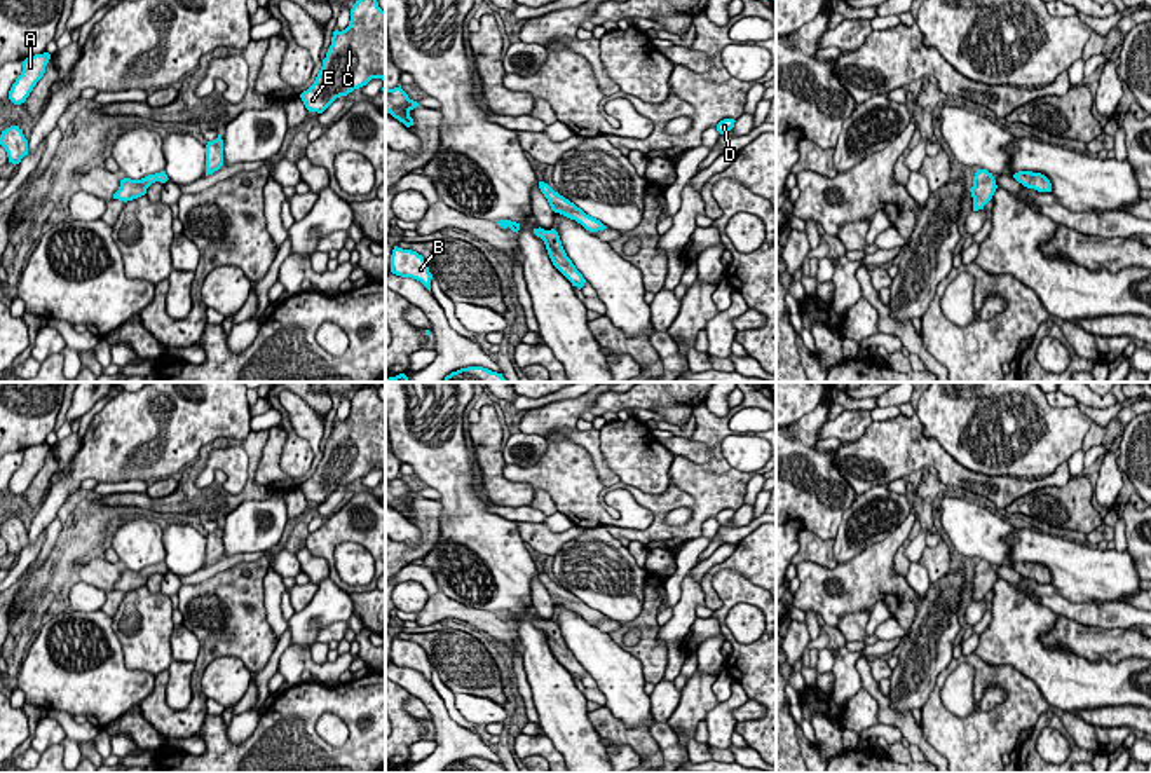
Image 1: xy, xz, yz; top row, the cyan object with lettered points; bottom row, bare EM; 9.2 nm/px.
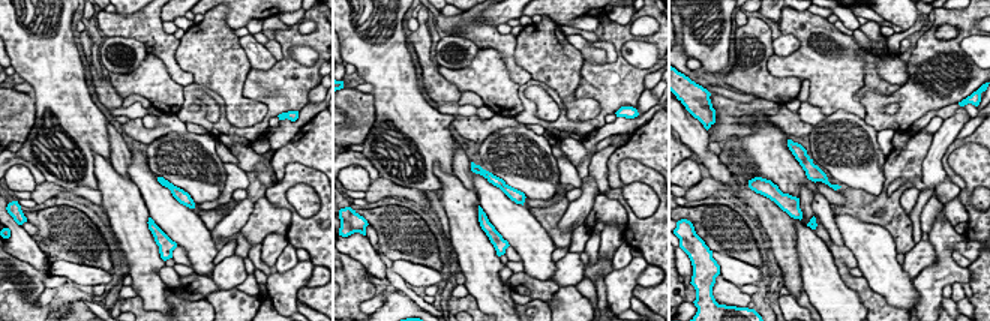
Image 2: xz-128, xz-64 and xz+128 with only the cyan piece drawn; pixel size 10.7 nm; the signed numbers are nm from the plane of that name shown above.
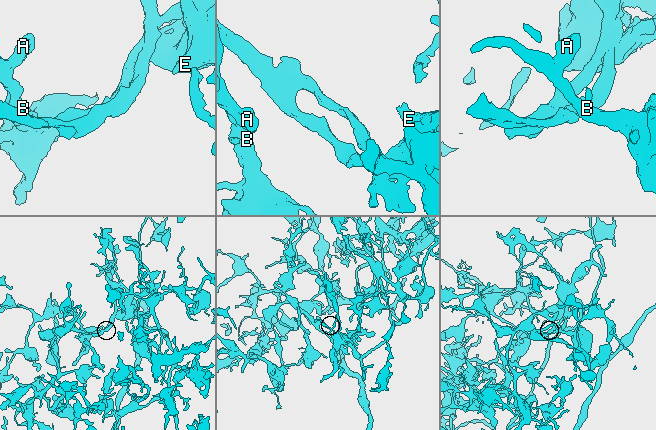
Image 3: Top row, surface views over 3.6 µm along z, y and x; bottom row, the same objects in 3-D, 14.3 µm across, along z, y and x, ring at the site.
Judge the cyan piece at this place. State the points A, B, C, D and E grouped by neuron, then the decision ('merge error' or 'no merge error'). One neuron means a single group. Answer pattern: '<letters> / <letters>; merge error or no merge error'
A B C D E; no merge error

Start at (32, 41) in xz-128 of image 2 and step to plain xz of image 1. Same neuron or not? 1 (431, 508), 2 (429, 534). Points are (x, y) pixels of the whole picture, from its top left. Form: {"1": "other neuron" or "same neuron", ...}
{"1": "other neuron", "2": "other neuron"}

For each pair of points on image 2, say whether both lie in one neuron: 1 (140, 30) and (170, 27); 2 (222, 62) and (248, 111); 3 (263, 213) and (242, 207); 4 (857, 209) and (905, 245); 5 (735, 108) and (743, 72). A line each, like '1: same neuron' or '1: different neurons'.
1: different neurons
2: same neuron
3: different neurons
4: same neuron
5: different neurons

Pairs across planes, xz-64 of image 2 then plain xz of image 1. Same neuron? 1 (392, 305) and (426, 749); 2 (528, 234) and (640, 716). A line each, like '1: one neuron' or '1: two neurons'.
1: two neurons
2: one neuron

